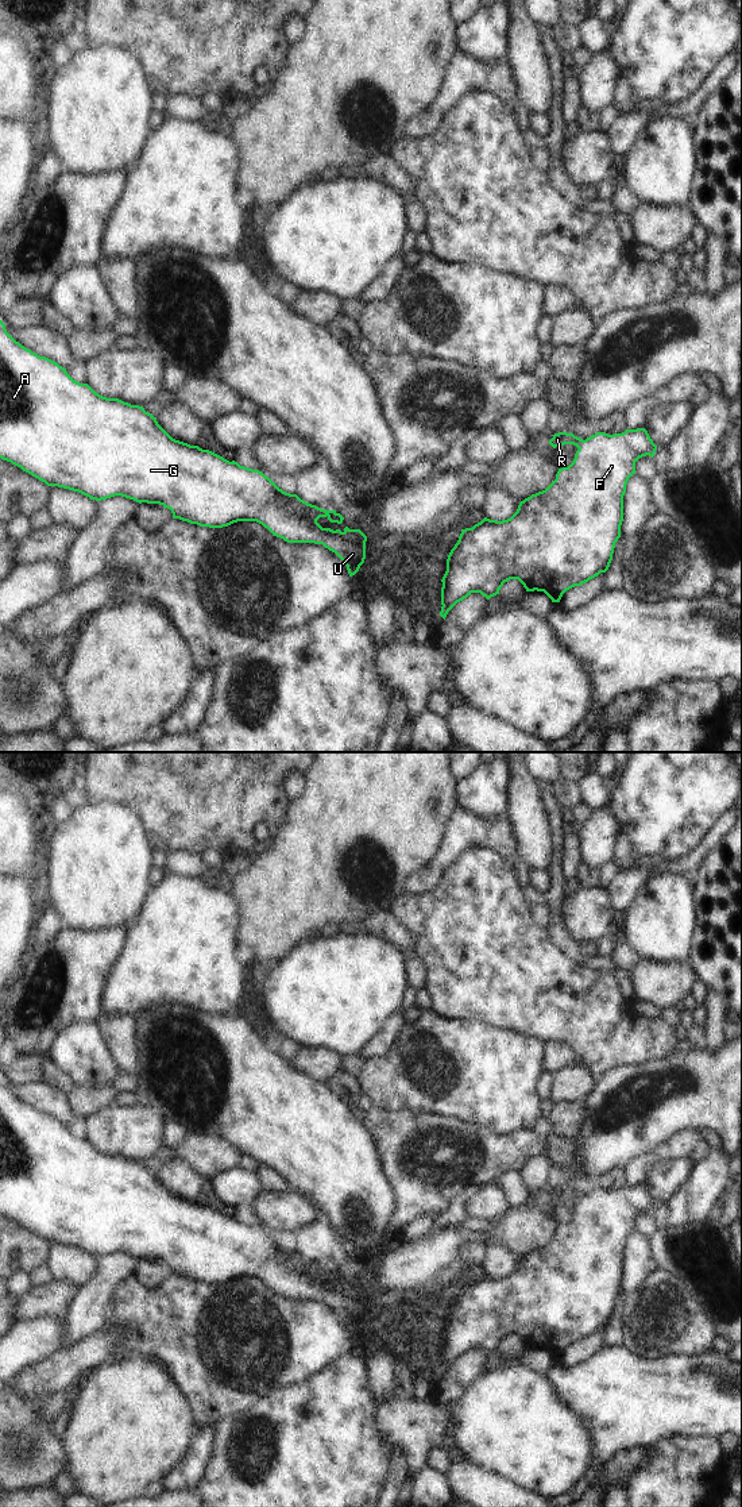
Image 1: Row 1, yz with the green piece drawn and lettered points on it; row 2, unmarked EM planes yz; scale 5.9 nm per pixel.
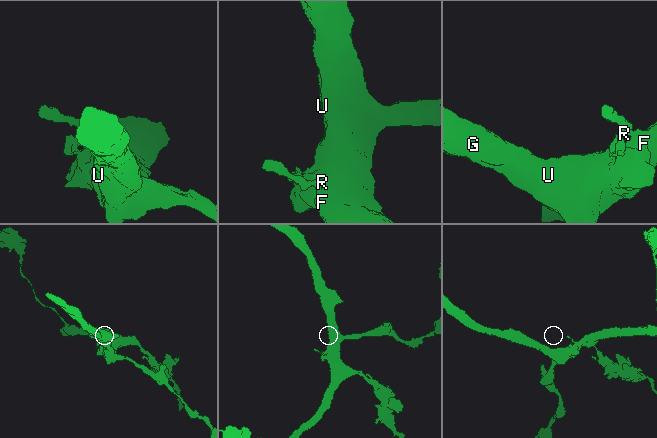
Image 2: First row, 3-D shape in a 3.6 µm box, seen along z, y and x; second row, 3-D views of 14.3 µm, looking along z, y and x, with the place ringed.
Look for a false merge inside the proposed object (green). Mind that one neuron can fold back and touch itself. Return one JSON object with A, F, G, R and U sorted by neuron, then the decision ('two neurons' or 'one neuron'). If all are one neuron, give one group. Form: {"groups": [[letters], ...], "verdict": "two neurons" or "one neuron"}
{"groups": [["A", "F", "G", "R", "U"]], "verdict": "one neuron"}

